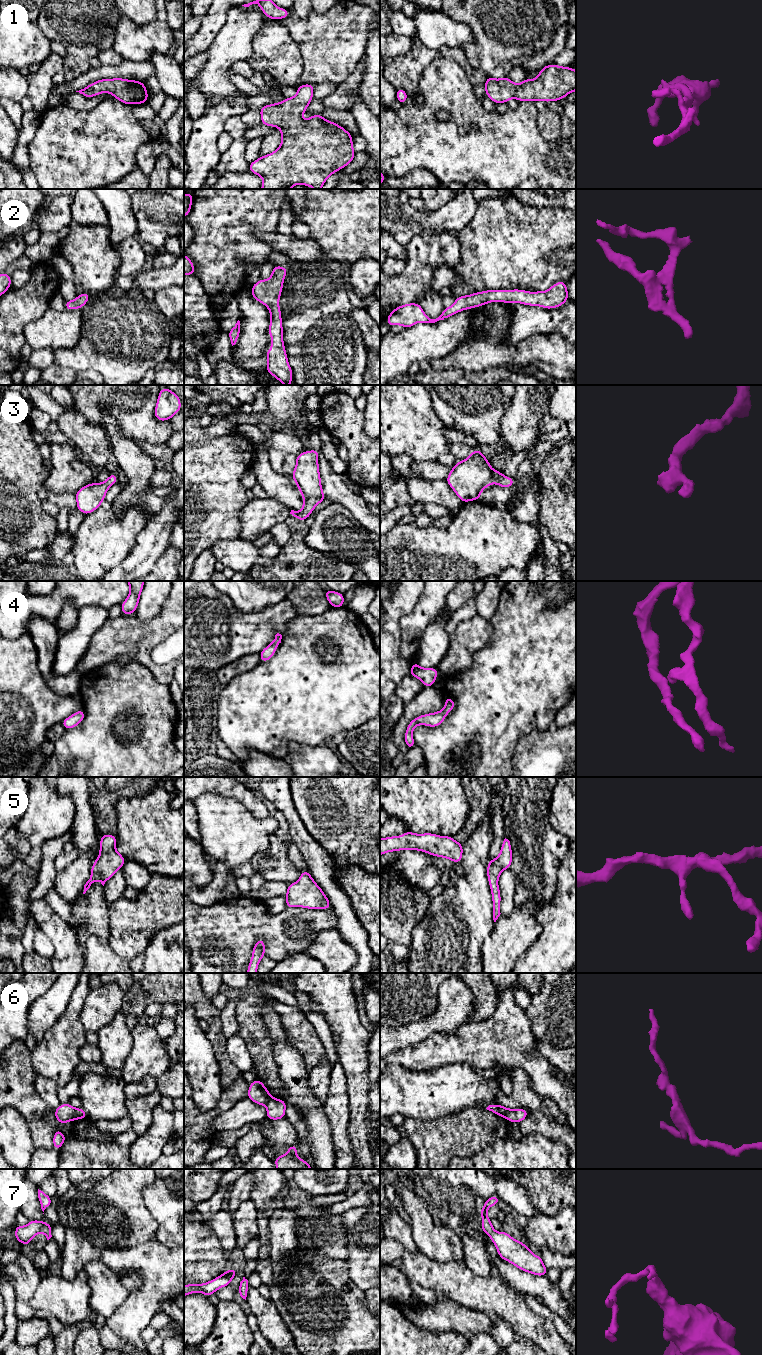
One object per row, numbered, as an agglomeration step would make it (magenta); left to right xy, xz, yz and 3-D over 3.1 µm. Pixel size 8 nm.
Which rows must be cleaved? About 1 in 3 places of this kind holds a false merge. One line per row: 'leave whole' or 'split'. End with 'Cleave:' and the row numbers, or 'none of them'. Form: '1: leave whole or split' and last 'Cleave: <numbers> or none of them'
1: leave whole
2: leave whole
3: leave whole
4: leave whole
5: leave whole
6: split
7: leave whole
Cleave: 6

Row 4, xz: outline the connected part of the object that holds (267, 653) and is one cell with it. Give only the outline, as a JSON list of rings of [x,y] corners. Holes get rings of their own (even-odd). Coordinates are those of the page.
[[[277,633],[275,635],[275,638],[272,641],[272,643],[270,645],[268,645],[267,647],[265,647],[259,653],[261,662],[266,662],[274,656],[276,649],[278,648],[279,644],[281,643],[281,639],[282,639],[282,635]]]

